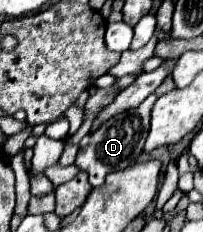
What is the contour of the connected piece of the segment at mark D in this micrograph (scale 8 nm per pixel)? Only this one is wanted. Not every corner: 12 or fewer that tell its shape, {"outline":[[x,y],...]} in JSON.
{"outline":[[157,95],[79,143],[75,167],[99,187],[129,167],[149,133]]}

